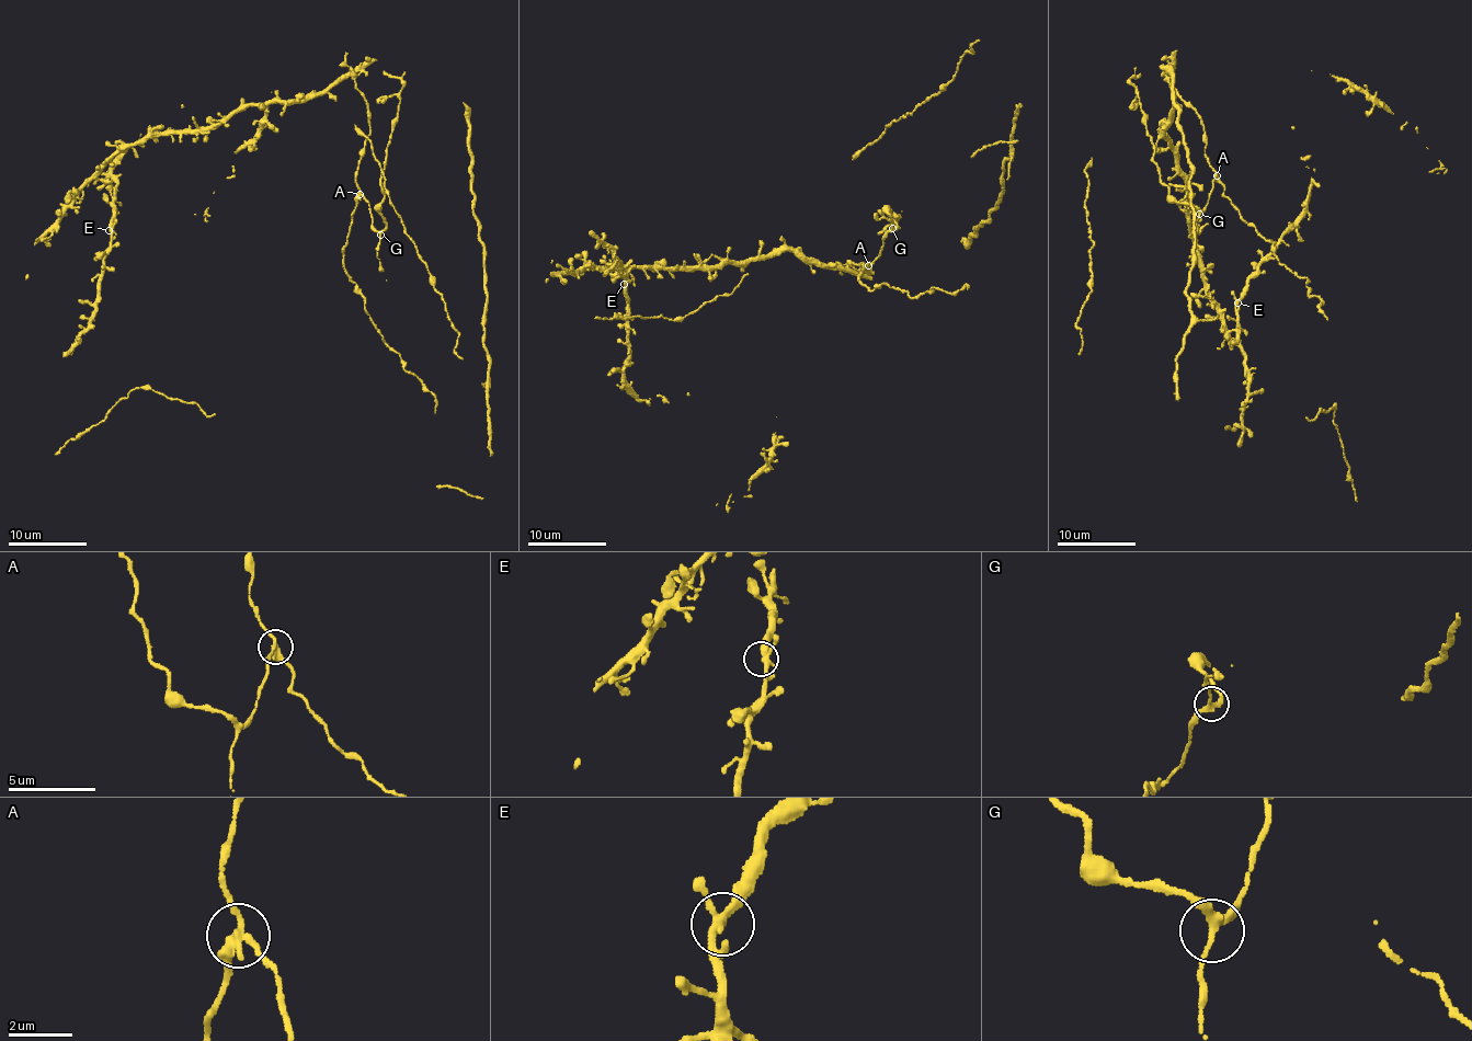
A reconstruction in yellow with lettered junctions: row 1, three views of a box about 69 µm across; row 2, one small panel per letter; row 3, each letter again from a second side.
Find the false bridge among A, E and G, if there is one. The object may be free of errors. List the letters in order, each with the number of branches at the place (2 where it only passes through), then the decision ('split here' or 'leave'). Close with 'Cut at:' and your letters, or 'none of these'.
A: branches 3; split here
E: branches 3; leave
G: branches 3; leave
Cut at: A

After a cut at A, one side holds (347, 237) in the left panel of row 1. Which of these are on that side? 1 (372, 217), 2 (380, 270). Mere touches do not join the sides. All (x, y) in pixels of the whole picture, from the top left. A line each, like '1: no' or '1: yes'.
1: no
2: no

